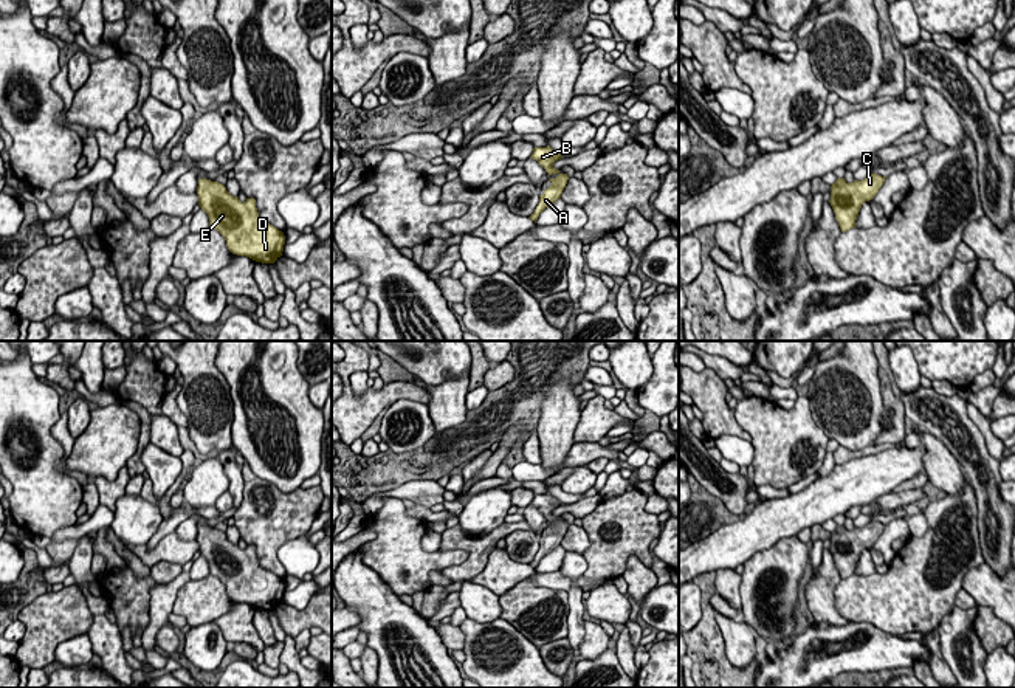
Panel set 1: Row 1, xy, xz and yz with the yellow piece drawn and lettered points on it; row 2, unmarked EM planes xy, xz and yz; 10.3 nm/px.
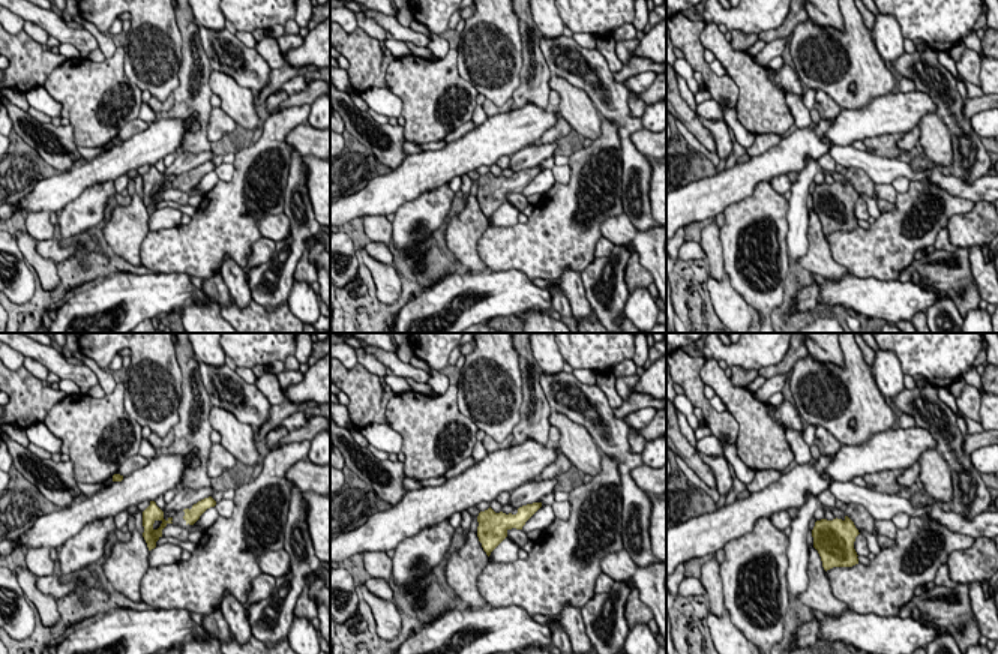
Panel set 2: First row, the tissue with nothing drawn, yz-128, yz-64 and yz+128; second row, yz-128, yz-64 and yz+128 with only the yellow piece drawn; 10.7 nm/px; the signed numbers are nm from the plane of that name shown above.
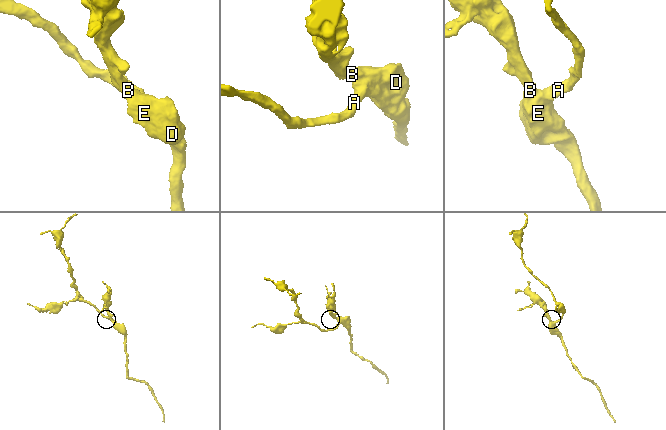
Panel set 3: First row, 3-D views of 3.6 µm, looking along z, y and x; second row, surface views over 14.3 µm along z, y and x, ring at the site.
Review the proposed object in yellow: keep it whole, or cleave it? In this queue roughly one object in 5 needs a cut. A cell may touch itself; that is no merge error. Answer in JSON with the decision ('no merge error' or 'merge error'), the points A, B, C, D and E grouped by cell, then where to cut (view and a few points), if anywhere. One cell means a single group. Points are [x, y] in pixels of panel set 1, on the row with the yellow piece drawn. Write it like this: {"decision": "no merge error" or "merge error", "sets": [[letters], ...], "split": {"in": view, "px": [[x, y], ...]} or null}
{"decision": "no merge error", "sets": [["A", "B", "C", "D", "E"]], "split": null}

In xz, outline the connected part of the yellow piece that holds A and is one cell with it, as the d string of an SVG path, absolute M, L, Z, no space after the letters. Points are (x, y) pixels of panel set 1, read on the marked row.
M549 146L535 147L530 158L536 160L545 169L545 172L549 175L552 175L552 174L558 175L556 178L555 177L550 178L552 186L547 187L542 195L539 195L539 203L538 203L535 212L528 217L536 223L539 214L545 208L549 208L552 203L555 203L558 198L561 198L561 194L567 184L569 177L567 177L567 174L561 174L558 169L553 167L553 163L561 160L563 157Z

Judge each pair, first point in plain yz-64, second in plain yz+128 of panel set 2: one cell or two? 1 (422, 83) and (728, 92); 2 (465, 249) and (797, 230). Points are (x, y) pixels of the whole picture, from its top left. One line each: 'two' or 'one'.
1: two
2: two

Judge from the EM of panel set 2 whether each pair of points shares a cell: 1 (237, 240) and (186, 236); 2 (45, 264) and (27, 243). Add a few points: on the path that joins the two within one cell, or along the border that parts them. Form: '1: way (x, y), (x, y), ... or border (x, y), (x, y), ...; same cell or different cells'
1: way (225, 236), (198, 236); same cell
2: way (39, 261), (27, 249); same cell

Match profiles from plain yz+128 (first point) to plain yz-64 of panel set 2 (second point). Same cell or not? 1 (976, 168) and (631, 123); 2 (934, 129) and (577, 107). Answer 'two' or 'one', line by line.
1: one
2: one

